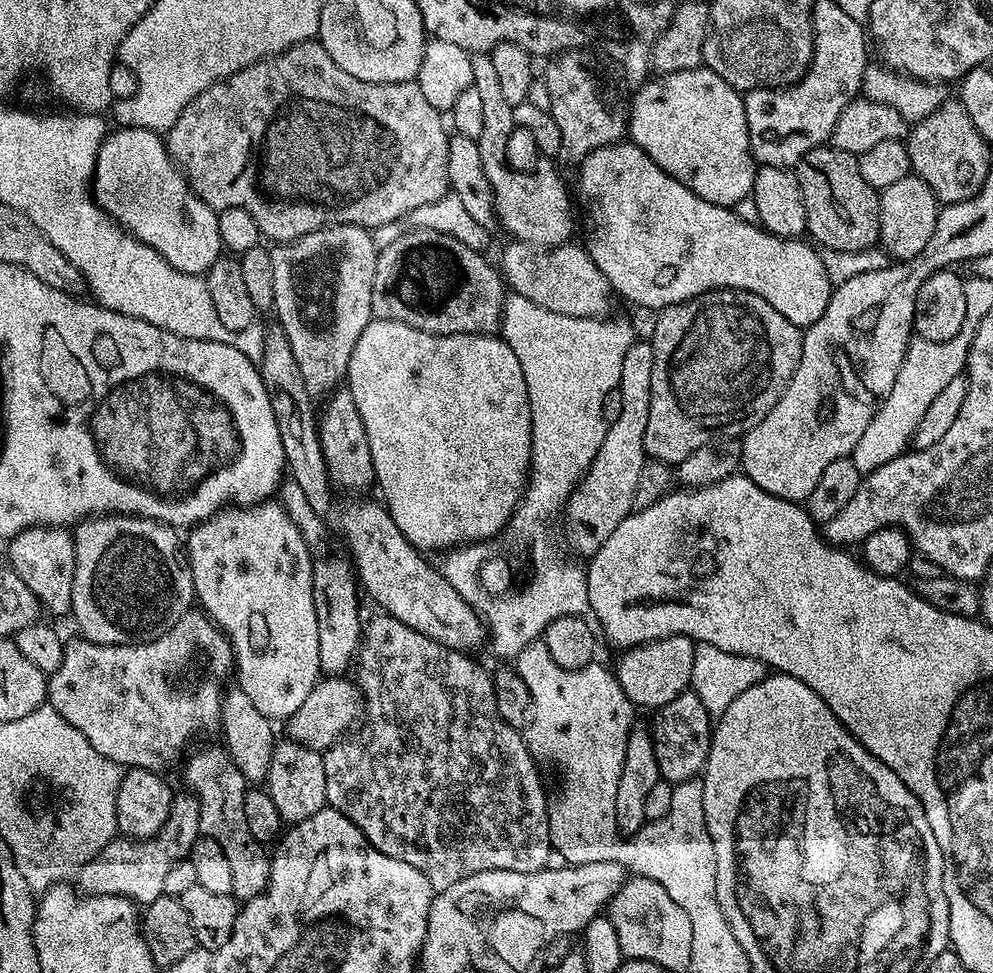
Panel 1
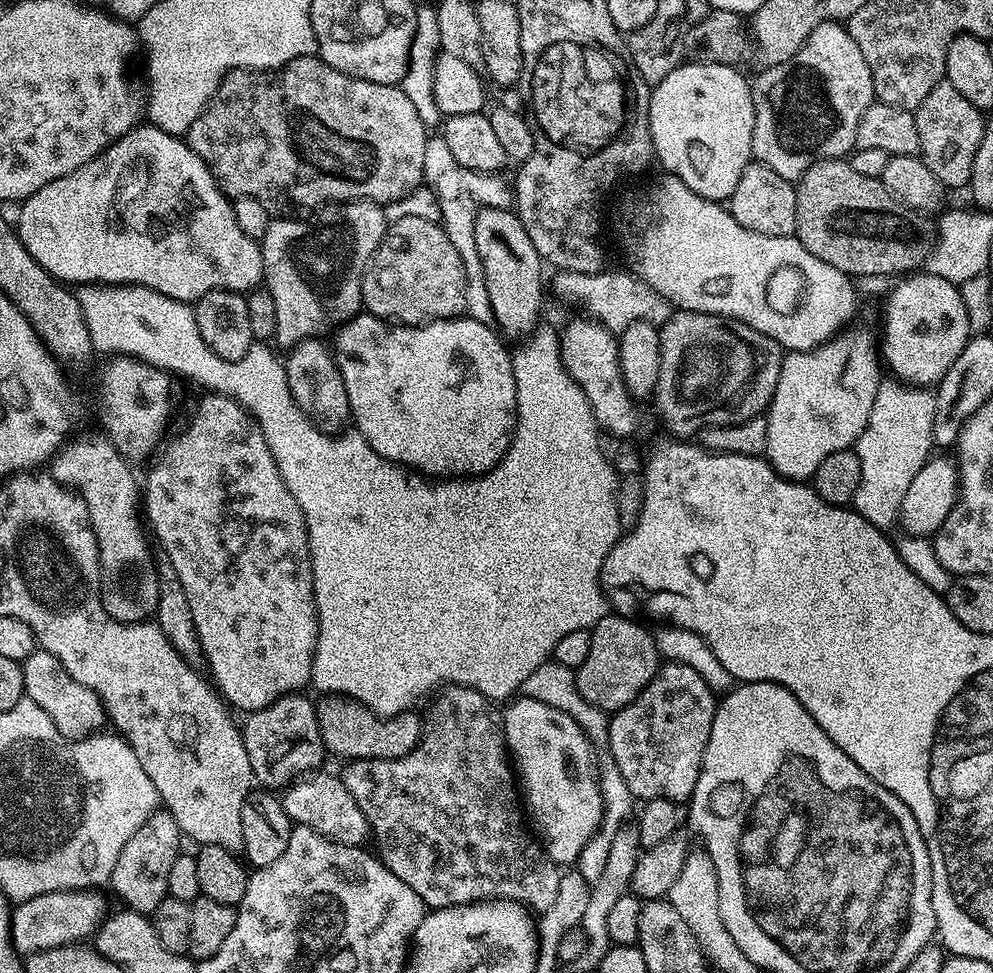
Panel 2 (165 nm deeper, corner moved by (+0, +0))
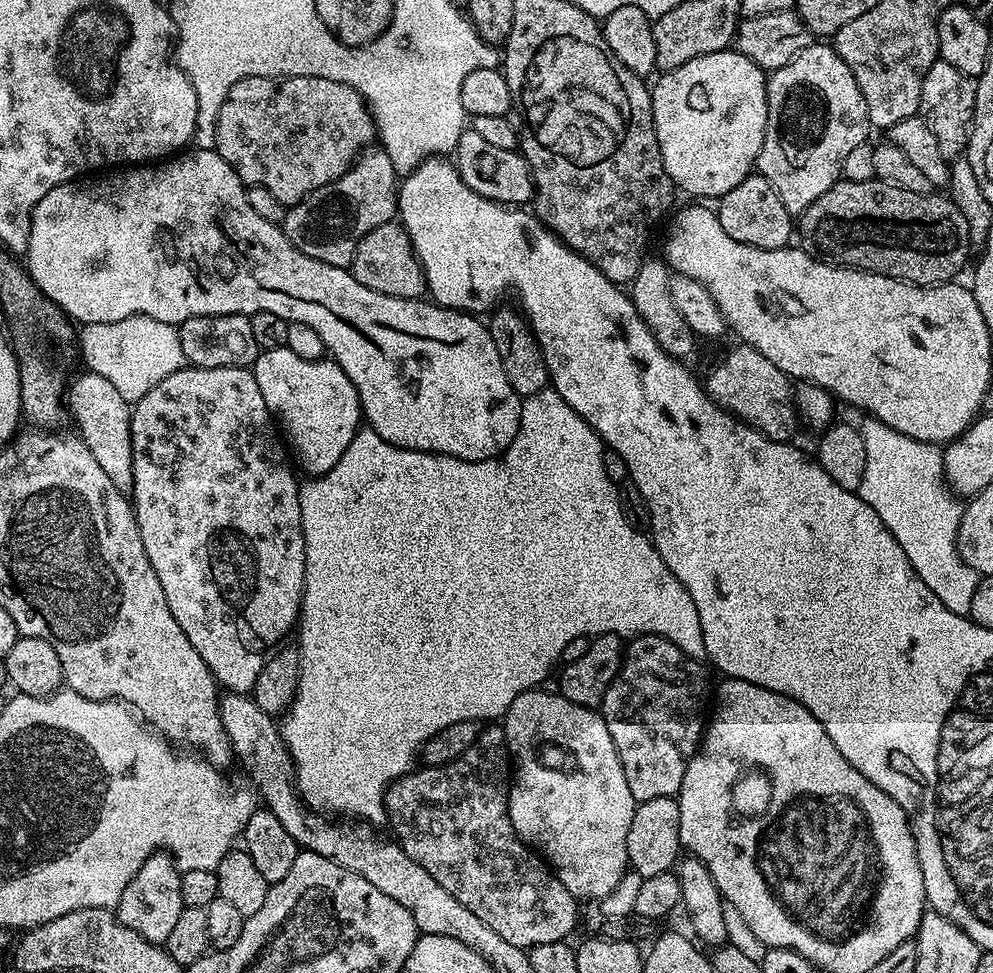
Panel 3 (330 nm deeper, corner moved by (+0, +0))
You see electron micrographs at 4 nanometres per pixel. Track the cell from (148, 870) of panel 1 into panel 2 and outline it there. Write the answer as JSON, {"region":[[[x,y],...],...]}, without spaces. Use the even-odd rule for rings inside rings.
{"region":[[[79,888],[73,892],[38,894],[38,898],[19,901],[12,910],[12,944],[17,952],[31,954],[84,942],[95,933],[109,915],[103,891]]]}

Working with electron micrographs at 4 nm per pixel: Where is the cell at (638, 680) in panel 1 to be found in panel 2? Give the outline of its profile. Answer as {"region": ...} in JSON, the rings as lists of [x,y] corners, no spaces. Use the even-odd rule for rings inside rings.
{"region":[[[609,614],[600,619],[590,630],[586,662],[575,669],[577,690],[582,698],[607,714],[634,702],[662,663],[655,635],[632,619],[636,618],[628,614]]]}

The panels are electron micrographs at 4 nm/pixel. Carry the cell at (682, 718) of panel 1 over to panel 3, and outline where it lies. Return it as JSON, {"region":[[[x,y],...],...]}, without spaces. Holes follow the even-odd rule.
{"region":[[[633,636],[627,641],[624,660],[598,711],[606,722],[606,730],[610,730],[614,750],[626,774],[626,786],[630,786],[630,794],[634,794],[637,802],[679,793],[682,778],[686,778],[686,766],[696,755],[706,727],[704,672],[700,667],[701,661],[682,654],[674,642],[661,636]]]}

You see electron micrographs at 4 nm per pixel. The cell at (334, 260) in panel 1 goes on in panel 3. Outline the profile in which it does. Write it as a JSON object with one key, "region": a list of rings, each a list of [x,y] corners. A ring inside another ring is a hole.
{"region":[[[383,150],[372,151],[365,151],[337,180],[314,190],[285,211],[284,233],[299,252],[335,268],[348,268],[360,239],[370,230],[397,219],[396,171]]]}

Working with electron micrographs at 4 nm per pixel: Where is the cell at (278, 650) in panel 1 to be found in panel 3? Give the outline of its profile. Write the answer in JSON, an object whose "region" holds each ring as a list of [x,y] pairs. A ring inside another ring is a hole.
{"region":[[[185,366],[170,374],[170,378],[162,378],[162,382],[158,382],[158,386],[150,390],[150,394],[146,394],[132,404],[130,438],[134,454],[134,478],[130,503],[136,514],[136,525],[142,534],[142,546],[146,550],[146,558],[150,558],[150,566],[154,566],[154,574],[158,574],[158,582],[162,582],[162,594],[166,594],[166,606],[170,606],[170,614],[174,614],[174,622],[182,626],[182,634],[190,638],[190,646],[194,646],[194,650],[202,654],[202,662],[206,662],[217,685],[230,692],[251,693],[252,687],[258,682],[258,674],[262,674],[266,657],[283,641],[280,639],[291,628],[293,631],[297,627],[300,604],[304,601],[304,579],[306,578],[306,542],[300,513],[300,484],[295,474],[288,469],[287,462],[284,461],[284,452],[280,449],[281,437],[278,435],[273,413],[269,412],[266,401],[262,399],[262,393],[258,391],[258,382],[254,382],[251,367]]]}

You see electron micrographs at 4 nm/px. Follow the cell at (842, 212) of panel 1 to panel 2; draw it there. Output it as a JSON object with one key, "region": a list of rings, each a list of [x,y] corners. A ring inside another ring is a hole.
{"region":[[[844,158],[819,160],[805,170],[796,184],[796,205],[796,239],[814,254],[814,258],[830,262],[834,270],[842,270],[853,278],[878,275],[900,278],[915,273],[927,265],[928,255],[936,242],[935,223],[925,213],[907,208],[882,181],[858,174],[858,170]]]}

